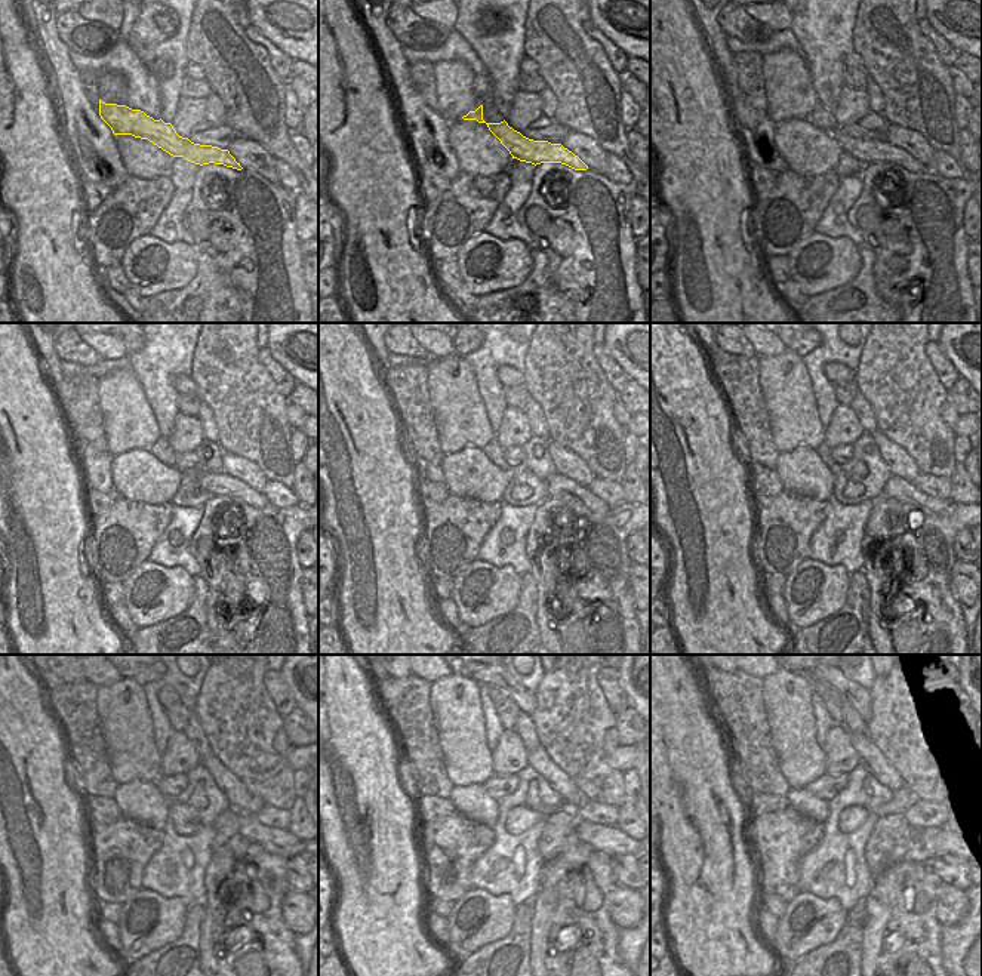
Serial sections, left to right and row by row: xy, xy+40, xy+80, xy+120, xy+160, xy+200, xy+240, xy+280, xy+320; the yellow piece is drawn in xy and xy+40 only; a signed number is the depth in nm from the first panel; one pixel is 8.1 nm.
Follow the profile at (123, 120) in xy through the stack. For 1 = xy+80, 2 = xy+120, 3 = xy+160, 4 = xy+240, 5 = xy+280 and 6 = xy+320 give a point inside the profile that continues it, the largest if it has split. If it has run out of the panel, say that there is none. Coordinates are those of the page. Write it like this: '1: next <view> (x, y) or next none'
1: next xy+80 (864, 150)
2: next xy+120 (216, 483)
3: next xy+160 (560, 486)
4: next xy+240 (279, 841)
5: next xy+280 (610, 840)
6: next xy+320 (941, 840)

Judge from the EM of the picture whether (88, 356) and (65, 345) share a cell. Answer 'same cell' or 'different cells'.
same cell

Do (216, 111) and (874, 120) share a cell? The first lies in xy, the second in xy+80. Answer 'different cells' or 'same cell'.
different cells

